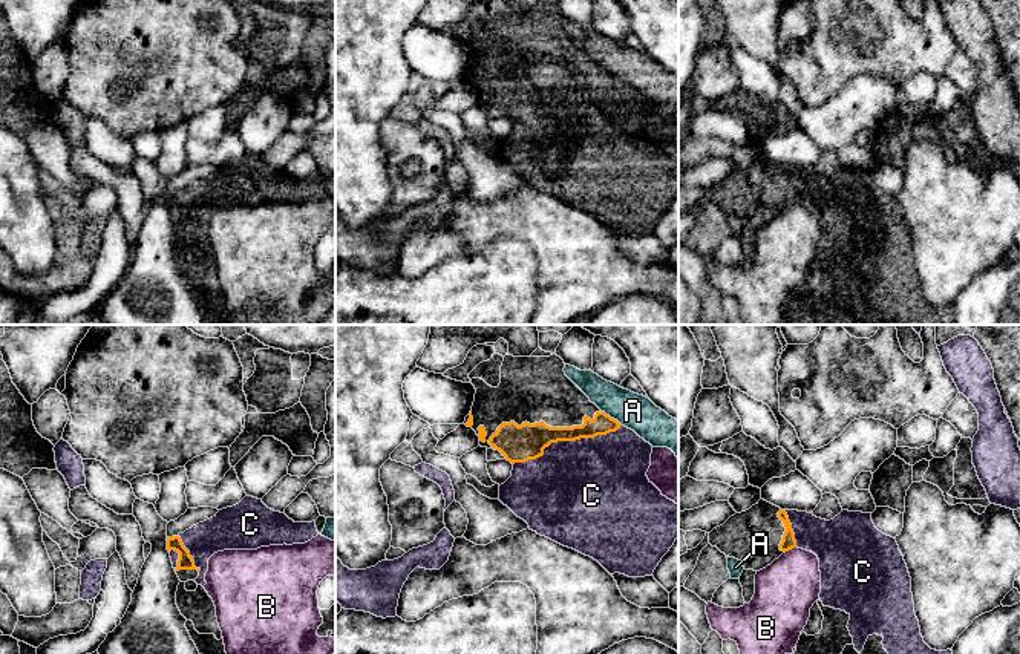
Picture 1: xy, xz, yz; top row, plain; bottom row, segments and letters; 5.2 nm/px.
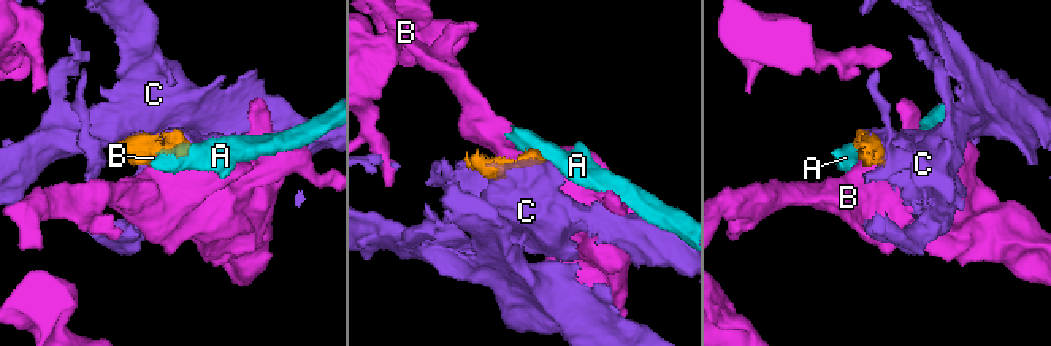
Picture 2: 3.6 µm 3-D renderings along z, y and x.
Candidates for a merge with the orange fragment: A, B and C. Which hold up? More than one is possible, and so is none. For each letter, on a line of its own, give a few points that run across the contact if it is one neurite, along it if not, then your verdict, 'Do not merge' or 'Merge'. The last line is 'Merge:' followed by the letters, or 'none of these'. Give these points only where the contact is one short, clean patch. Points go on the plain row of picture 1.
A: Line: xz (602, 68), (622, 81). Do not merge
B: Line: yz (795, 202), (784, 210). Do not merge
C: Merge
Merge: C

